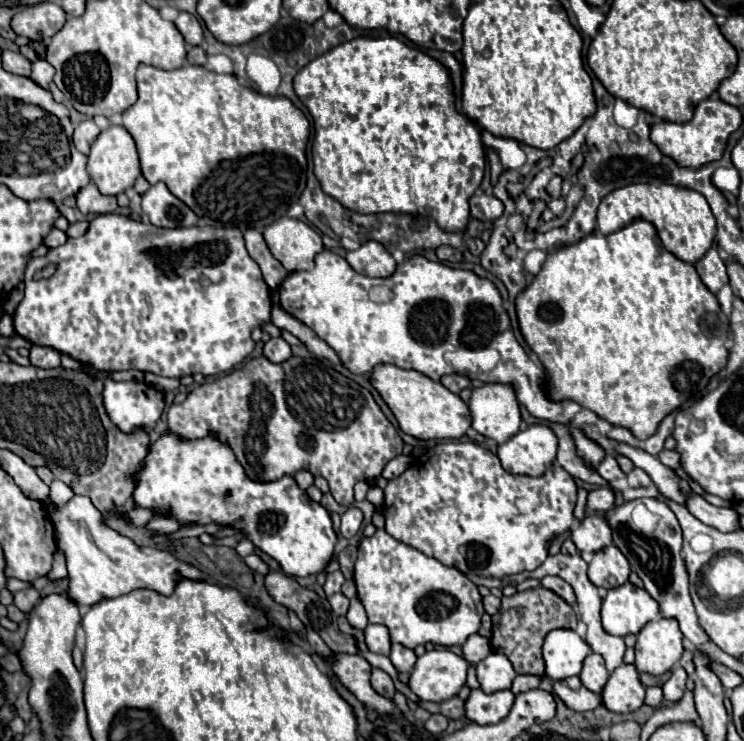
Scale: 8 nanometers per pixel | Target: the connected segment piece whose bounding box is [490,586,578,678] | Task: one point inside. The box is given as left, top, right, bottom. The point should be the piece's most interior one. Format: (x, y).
(518, 628)

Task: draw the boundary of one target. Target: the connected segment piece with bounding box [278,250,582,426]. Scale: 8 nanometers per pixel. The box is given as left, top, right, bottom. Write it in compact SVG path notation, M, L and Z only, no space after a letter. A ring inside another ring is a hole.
M324 250L316 256L314 270L308 272L292 272L280 284L280 304L294 318L310 326L340 358L342 366L354 374L372 372L376 364L394 364L398 368L408 368L426 374L432 380L440 380L444 374L450 374L450 366L444 362L444 352L456 350L460 346L494 346L502 360L496 370L490 374L480 374L482 382L502 382L514 386L516 398L528 408L534 418L558 422L570 426L574 416L582 410L576 402L552 402L544 392L544 370L536 366L524 348L518 344L514 332L510 330L510 318L502 308L502 298L498 288L490 280L478 278L468 270L454 270L444 266L442 262L430 262L424 256L412 256L404 264L396 268L390 278L370 278L352 270L352 266L340 258L338 254ZM376 284L388 286L394 292L394 300L386 304L376 304L368 298L368 290Z

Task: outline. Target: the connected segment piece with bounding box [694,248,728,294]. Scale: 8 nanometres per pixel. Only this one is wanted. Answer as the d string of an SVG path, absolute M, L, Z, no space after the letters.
M710 248L706 252L706 256L702 260L698 260L694 264L696 272L700 274L702 282L706 284L706 288L716 294L726 282L728 282L728 274L726 274L726 266L722 262L722 258L718 256L718 250L716 248Z

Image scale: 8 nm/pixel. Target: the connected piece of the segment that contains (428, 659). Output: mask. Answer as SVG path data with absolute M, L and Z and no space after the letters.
M430 650L422 654L408 680L408 688L420 698L442 702L460 692L466 682L468 662L450 650Z

